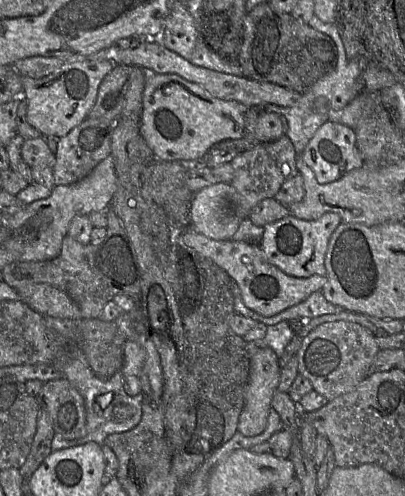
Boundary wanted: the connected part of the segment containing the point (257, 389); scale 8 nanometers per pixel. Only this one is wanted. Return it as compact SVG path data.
M270 347L250 356L250 377L238 428L244 436L257 436L266 426L271 402L280 379L279 358Z

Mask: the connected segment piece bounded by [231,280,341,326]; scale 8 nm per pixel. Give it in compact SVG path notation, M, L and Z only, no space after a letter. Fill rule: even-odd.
M232 280L232 292L234 295L234 310L245 317L254 319L266 326L275 325L281 321L289 321L292 319L308 320L321 315L336 314L341 308L328 302L323 291L312 293L306 300L291 306L282 312L271 316L263 316L252 309L248 308L243 302L240 288Z

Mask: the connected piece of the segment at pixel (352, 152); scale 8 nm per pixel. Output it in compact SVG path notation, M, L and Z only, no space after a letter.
M330 120L316 131L301 155L304 162L313 170L320 184L338 180L349 171L360 168L364 163L356 144L355 130Z

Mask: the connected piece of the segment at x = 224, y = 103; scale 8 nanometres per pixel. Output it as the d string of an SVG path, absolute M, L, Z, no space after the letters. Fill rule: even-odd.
M148 72L143 92L140 133L157 160L198 160L216 143L245 133L245 106L211 95L198 84L176 74Z

